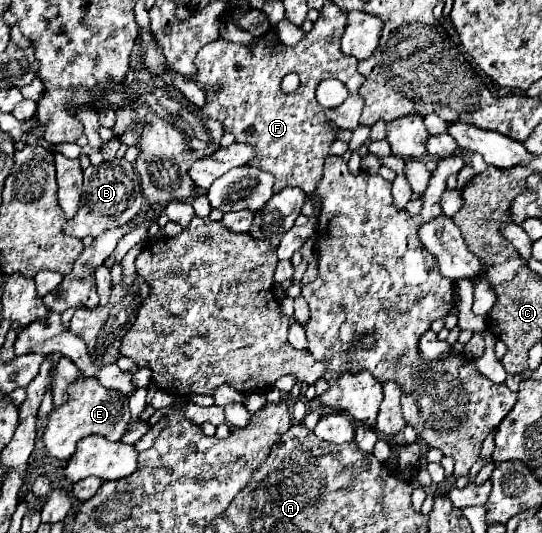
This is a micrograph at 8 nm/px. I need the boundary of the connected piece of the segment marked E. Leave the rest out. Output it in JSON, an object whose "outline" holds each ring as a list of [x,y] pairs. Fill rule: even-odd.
{"outline":[[[85,377],[71,383],[67,403],[55,407],[49,413],[47,427],[43,431],[43,441],[49,455],[67,461],[69,455],[73,455],[79,439],[87,435],[103,435],[109,441],[119,441],[125,429],[129,427],[129,423],[131,423],[131,411],[129,411],[127,397],[121,395],[119,391],[105,389],[95,377]]]}

